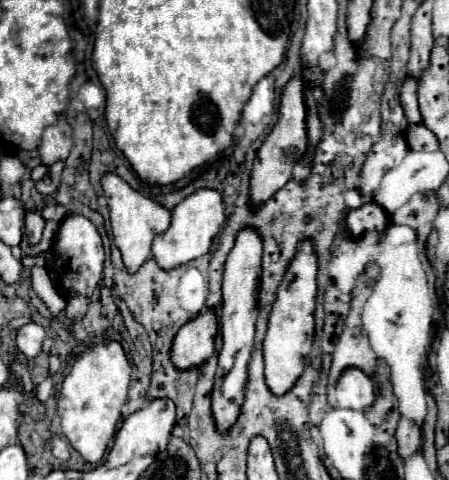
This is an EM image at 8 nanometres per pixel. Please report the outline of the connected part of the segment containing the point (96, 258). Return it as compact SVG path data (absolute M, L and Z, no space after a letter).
M70 214L60 222L60 230L54 240L54 262L52 270L58 272L60 276L60 286L68 292L66 296L66 314L68 318L82 318L88 308L88 298L96 290L98 282L102 280L102 264L104 264L104 248L102 248L102 238L94 224L78 214Z

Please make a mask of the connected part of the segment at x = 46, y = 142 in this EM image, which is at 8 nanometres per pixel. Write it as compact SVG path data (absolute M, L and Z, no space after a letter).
M66 116L58 120L58 124L48 126L42 134L42 146L38 148L42 164L52 166L58 160L66 160L72 148L72 130L66 122Z

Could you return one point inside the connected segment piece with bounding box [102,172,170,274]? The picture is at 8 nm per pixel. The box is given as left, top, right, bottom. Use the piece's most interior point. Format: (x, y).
(135, 220)

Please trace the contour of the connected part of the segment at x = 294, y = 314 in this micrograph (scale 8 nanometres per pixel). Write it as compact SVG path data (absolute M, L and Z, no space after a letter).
M306 240L298 248L294 262L288 266L288 270L284 274L284 280L276 294L276 302L270 312L270 322L268 322L268 330L266 330L266 338L264 338L266 386L276 396L286 394L296 384L296 380L304 372L304 360L312 348L316 272L318 272L318 258L316 258L312 242Z

